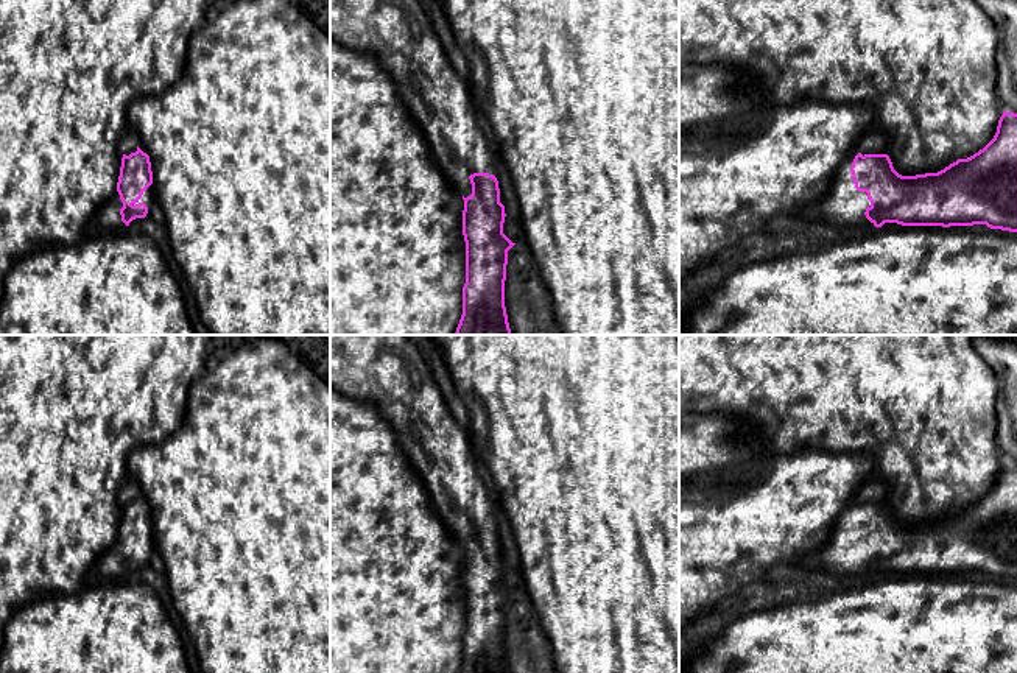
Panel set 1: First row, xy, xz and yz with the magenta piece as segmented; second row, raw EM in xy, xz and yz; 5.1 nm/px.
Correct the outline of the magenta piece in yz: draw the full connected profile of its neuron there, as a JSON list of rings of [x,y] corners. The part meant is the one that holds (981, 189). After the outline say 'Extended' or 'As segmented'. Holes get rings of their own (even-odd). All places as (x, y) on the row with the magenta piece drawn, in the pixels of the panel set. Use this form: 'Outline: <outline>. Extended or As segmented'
Outline: [[[1003,112],[994,139],[967,159],[958,159],[938,173],[916,176],[899,174],[889,156],[878,146],[863,146],[841,162],[830,192],[807,209],[804,221],[810,221],[830,234],[846,234],[855,229],[882,227],[885,223],[902,226],[973,226],[1017,232],[1017,114]]]. Extended

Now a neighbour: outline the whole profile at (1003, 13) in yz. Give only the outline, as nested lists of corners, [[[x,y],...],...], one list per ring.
[[[977,0],[992,19],[998,44],[995,51],[997,95],[1006,112],[1017,114],[1017,0]]]

